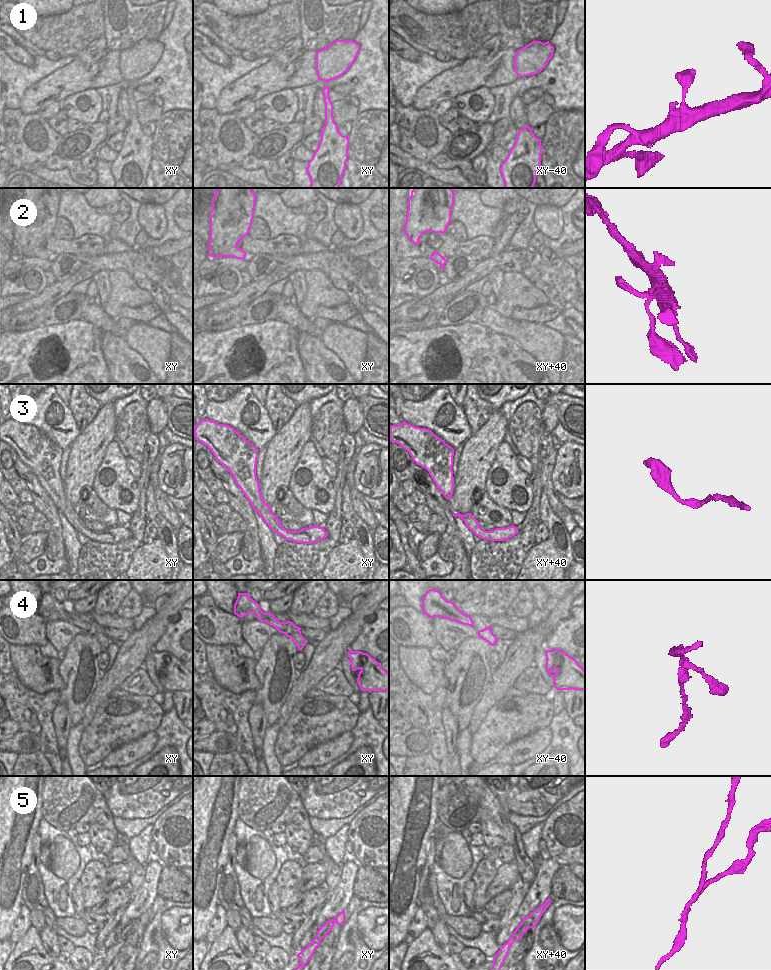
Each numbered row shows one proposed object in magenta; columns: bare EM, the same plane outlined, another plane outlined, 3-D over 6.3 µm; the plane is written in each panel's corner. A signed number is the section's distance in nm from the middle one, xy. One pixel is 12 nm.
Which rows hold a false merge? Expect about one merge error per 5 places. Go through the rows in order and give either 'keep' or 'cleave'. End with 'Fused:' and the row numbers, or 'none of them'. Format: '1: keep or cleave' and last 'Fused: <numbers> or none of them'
1: keep
2: keep
3: keep
4: keep
5: cleave
Fused: 5

